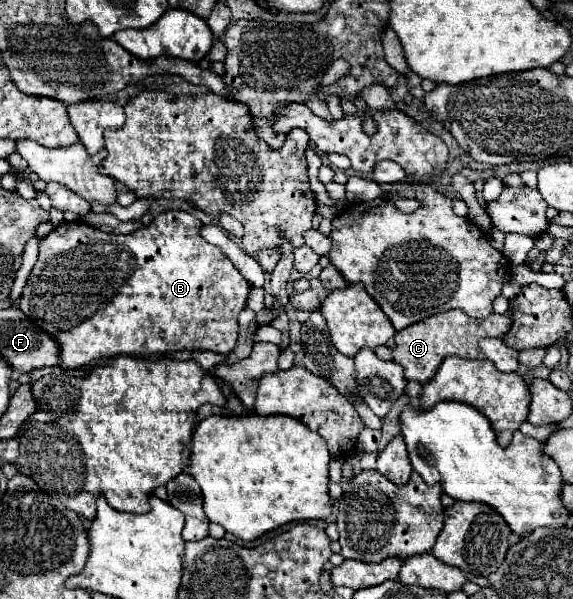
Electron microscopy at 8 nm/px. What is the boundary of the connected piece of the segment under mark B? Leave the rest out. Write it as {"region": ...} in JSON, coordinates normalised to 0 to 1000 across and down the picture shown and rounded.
{"region":[[[293,351],[279,361],[272,361],[258,377],[241,381],[237,387],[227,387],[227,391],[178,387],[150,371],[112,371],[101,381],[94,381],[80,397],[73,397],[66,437],[52,454],[52,464],[42,477],[31,514],[42,524],[49,524],[49,531],[63,534],[63,541],[70,541],[70,548],[87,554],[105,571],[105,581],[108,581],[105,584],[105,608],[115,618],[133,618],[133,614],[157,608],[161,601],[192,598],[192,594],[206,594],[206,591],[269,594],[269,591],[304,591],[314,584],[328,584],[328,588],[370,584],[377,591],[398,591],[412,578],[415,524],[429,514],[429,497],[433,497],[440,477],[429,471],[429,464],[419,457],[419,451],[401,437],[401,431],[380,411],[373,411],[353,397],[349,381],[353,381],[353,371],[321,351]]]}

